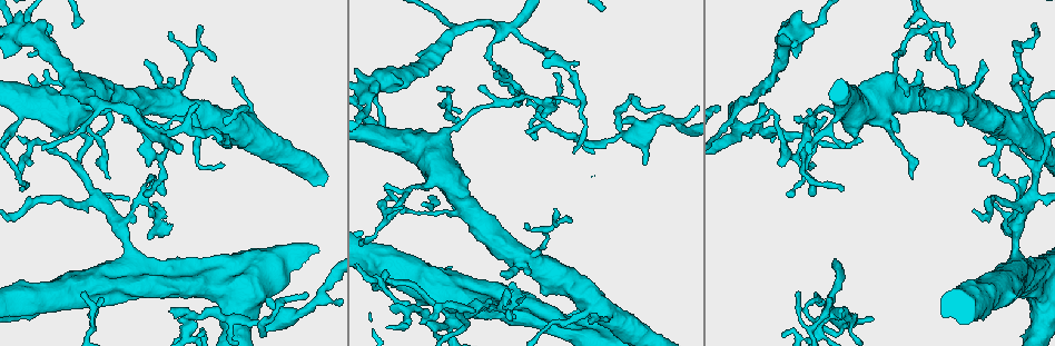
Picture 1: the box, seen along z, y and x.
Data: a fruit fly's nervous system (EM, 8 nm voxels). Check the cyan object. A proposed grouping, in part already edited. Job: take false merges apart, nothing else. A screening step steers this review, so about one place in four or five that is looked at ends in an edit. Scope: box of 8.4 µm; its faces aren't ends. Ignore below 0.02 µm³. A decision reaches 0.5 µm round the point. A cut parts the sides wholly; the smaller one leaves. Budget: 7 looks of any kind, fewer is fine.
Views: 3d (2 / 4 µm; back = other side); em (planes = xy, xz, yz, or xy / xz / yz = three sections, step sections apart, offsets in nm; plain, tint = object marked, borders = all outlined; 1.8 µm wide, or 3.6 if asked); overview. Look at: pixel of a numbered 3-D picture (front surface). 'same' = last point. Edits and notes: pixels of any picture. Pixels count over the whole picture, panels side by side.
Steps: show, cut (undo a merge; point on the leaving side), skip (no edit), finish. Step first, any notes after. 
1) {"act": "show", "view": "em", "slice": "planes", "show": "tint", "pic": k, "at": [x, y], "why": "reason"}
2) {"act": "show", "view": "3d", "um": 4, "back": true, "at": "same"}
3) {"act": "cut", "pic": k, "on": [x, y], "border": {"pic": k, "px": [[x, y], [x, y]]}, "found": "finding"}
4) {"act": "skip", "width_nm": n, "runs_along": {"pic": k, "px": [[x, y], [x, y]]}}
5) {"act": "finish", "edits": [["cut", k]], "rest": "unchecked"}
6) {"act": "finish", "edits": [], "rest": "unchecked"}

{"act": "show", "view": "3d", "um": 4, "pic": 1, "at": [541, 107], "why": "sharp bend"}

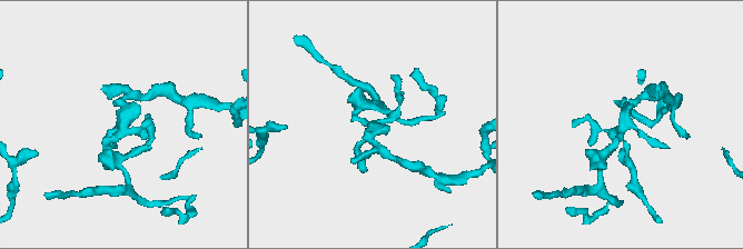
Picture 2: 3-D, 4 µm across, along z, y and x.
{"act": "show", "view": "em", "slice": "planes", "show": "tint", "pic": 2, "at": [376, 128]}

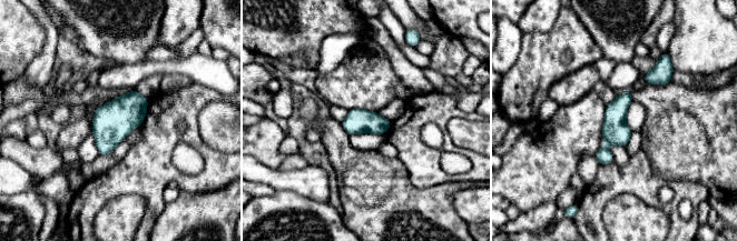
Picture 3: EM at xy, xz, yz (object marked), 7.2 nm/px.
{"act": "skip", "width_nm": 180, "found": "all the same neuron"}

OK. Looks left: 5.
{"act": "show", "view": "em", "slice": "yz", "step": 8, "show": "tint", "pic": 1, "at": [786, 149], "why": "abrupt turn"}

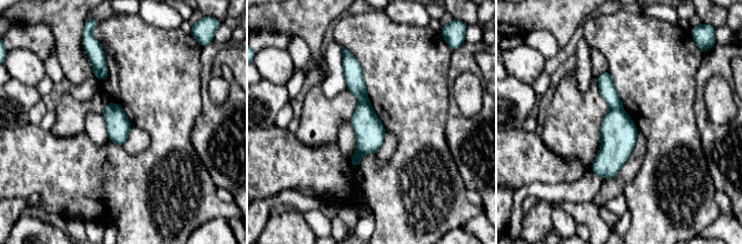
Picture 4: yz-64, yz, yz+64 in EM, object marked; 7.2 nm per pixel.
{"act": "show", "view": "em", "slice": "planes", "show": "borders", "at": "same"}

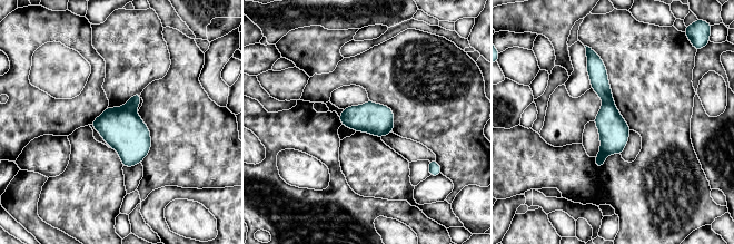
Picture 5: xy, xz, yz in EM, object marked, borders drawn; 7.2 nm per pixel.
{"act": "cut", "pic": 5, "on": [134, 101], "width_nm": 220, "border": {"pic": 5, "px": [[124, 107], [135, 111]]}, "found": "a second neuron is stuck on"}

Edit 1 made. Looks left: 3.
{"act": "show", "view": "3d", "um": 2, "pic": 1, "at": [98, 200], "why": "thick turns thin"}

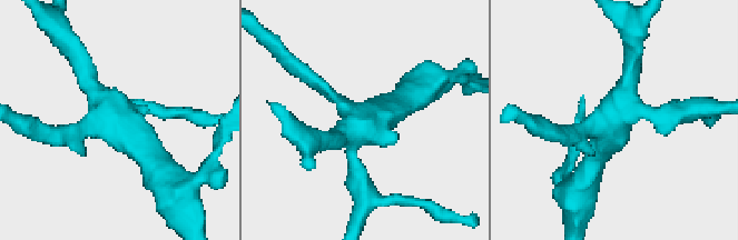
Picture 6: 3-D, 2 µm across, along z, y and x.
{"act": "show", "view": "em", "slice": "xy", "step": 8, "show": "tint", "pic": 6, "at": [117, 120], "arms": 4}

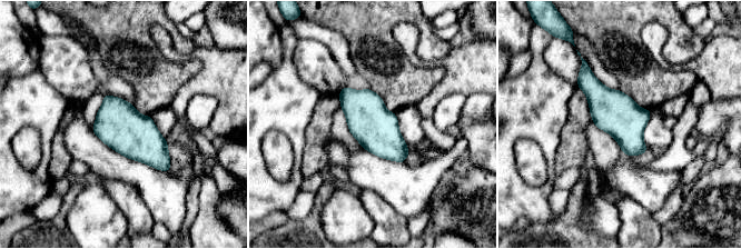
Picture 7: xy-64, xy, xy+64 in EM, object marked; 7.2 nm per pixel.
{"act": "show", "view": "em", "slice": "planes", "show": "tint", "at": "same"}

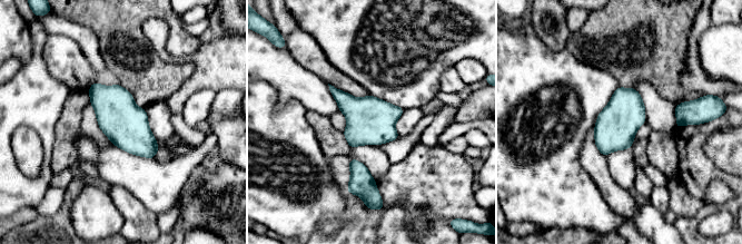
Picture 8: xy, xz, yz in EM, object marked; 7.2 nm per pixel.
{"act": "skip", "found": "continuous, no second neuron"}

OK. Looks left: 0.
{"act": "finish", "edits": [["cut", 5]], "rest": "unchecked"}

